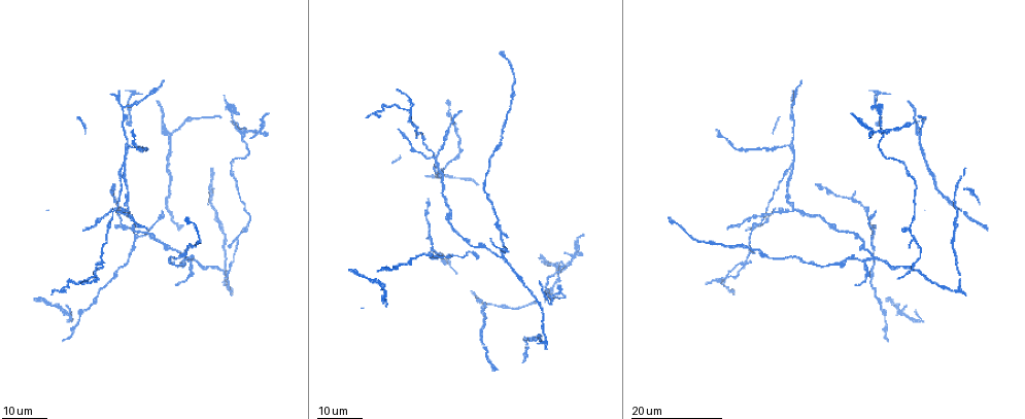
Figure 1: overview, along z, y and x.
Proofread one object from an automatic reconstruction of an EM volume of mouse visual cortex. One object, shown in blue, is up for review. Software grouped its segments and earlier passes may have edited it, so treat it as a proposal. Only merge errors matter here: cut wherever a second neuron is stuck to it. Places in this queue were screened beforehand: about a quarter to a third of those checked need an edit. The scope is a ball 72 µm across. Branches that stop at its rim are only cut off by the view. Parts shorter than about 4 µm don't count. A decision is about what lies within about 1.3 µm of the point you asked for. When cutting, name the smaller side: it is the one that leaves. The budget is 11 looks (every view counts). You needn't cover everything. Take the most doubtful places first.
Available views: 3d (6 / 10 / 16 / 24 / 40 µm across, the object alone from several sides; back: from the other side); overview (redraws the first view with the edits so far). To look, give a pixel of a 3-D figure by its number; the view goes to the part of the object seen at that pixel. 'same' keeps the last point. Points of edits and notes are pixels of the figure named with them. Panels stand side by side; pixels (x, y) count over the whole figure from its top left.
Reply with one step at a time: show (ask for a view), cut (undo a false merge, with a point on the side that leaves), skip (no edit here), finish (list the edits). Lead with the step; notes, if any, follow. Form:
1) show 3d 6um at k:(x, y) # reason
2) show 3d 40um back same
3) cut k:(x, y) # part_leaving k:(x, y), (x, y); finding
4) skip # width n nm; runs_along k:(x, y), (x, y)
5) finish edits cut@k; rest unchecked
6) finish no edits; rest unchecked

show 3d 24um at 1:(789, 145) # three-way junction

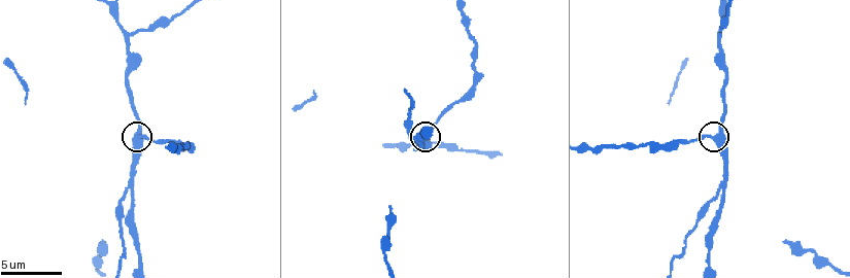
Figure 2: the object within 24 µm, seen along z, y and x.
show 3d 6um at 2:(712, 138)

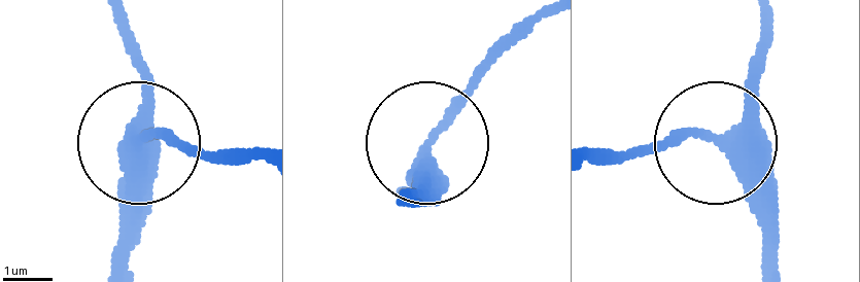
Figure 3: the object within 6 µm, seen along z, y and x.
skip # side_arm 21 um; runs_along 3:(766, 270), (762, 196), (704, 138), (598, 159); one neuron here

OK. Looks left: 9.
show 3d 16um at 2:(414, 141) # side arm on a straight run

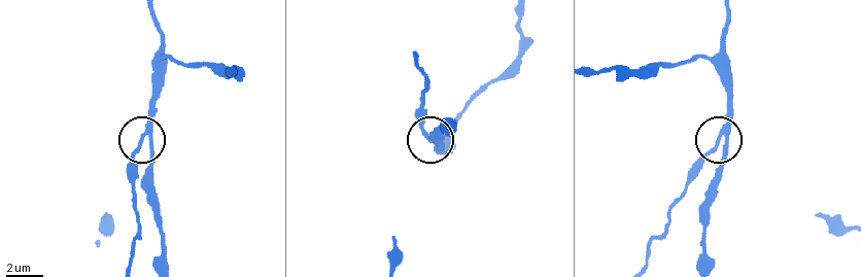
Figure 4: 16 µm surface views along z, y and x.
cut 4:(138, 152) # arms 3; part_leaving 4:(148, 132), (135, 163), (139, 228), (130, 246), (130, 264); a second neuron is stuck on

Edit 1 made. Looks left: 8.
show 3d 24um at 1:(129, 211) # three arms meet

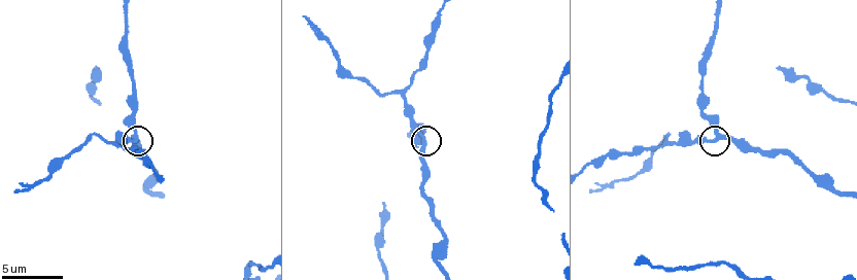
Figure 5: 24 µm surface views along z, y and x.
show 3d 6um at 5:(425, 141)

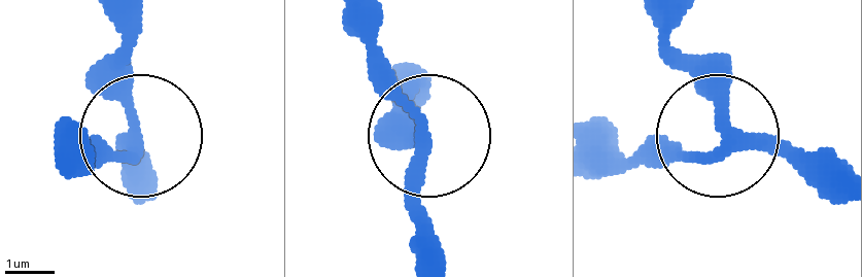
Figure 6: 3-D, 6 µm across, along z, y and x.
show 3d 6um back at 6:(421, 143)

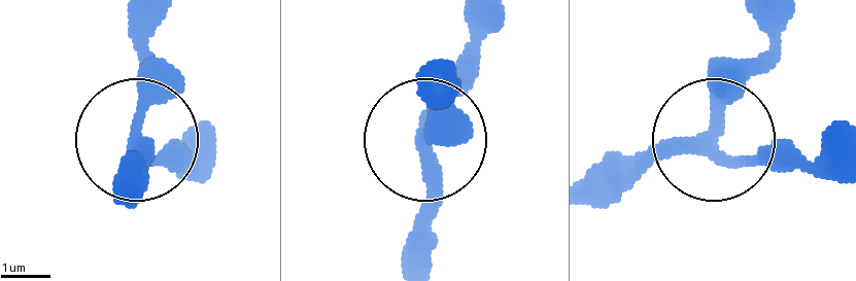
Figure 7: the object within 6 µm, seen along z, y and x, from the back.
skip # runs_along 7:(596, 198), (695, 145), (745, 161), (839, 161); all the same neuron

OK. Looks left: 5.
show 3d 16um at 1:(863, 260)

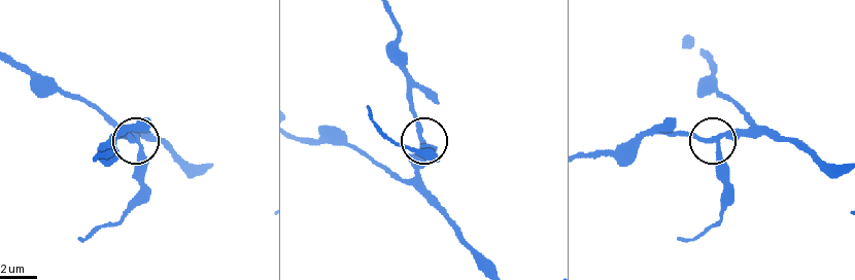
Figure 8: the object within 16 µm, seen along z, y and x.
show 3d 6um at 8:(712, 142) # zoom in

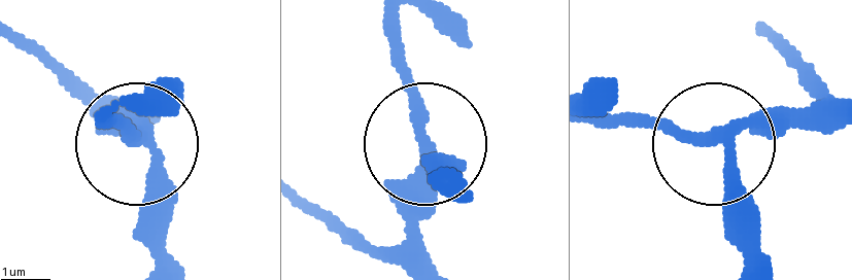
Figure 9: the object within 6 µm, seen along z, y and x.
skip # width 250 nm; runs_along 9:(430, 264), (413, 177), (430, 149), (437, 177); continuous, no second neuron

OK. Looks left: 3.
show 3d 6um at 5:(401, 90) # small branch off a trunk

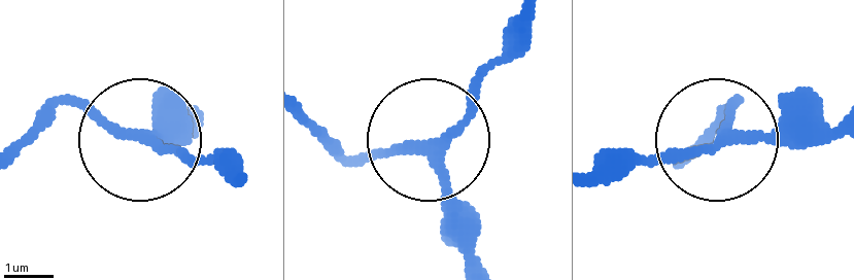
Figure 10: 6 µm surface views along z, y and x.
show 3d 6um back at 10:(440, 144)

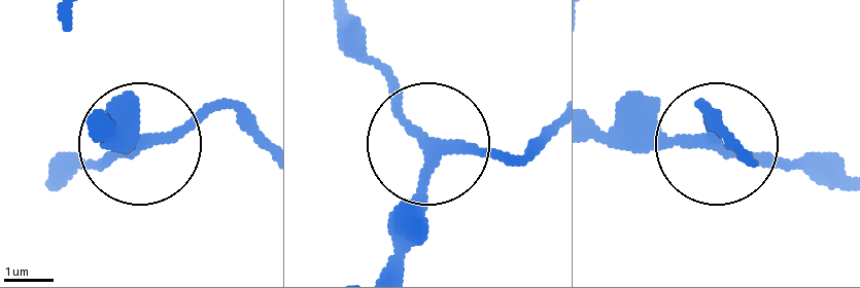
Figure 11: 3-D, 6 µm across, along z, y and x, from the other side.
skip # runs_along 11:(599, 132), (711, 144), (707, 107); one neuron here

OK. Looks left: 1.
finish edits cut@4; rest unchecked

